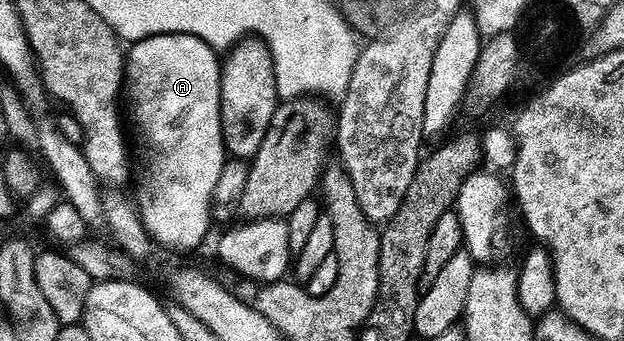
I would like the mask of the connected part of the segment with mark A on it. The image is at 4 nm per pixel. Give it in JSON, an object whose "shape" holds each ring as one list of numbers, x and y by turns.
{"shape":[[173,33,171,35,151,35,150,37,146,37,145,39,135,40,127,48,126,51,126,62,124,65,124,86,122,88,123,94,128,95,128,107,126,103,126,111,132,114,132,123,136,126,136,139,140,142,140,176,136,179,136,195,134,194,134,204,136,210,139,212,139,218,141,222,144,224,145,230,148,231,149,235,151,235,152,239,155,240,157,244,160,243,164,247,177,247,180,251,188,251,191,247,196,247,200,242,203,241,204,238,208,235,208,222,213,222,214,216,212,214,212,194,214,193,214,185,218,185,218,177,222,173,222,169,224,168,224,164,226,162,226,148,224,146,224,134,222,133,222,129,220,128,220,68,222,66,221,60,216,59,217,52,213,47,209,45,204,39,199,39,197,35,182,35,179,33]]}

